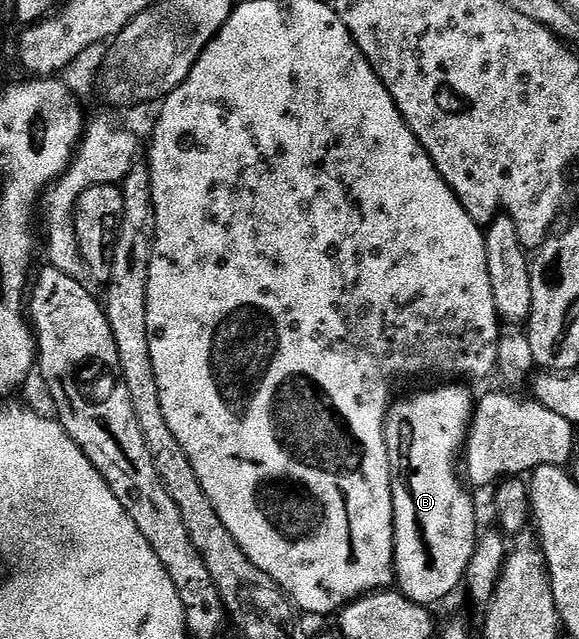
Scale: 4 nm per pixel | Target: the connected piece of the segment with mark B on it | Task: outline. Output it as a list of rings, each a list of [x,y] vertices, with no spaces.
[[[444,383],[441,389],[428,389],[425,393],[416,393],[413,397],[404,397],[393,400],[389,411],[388,420],[384,422],[384,438],[388,448],[388,462],[392,472],[392,502],[394,503],[394,581],[399,592],[409,597],[414,603],[425,607],[435,606],[435,601],[444,601],[456,588],[461,588],[467,575],[467,567],[470,565],[471,556],[474,555],[478,530],[476,531],[476,505],[472,502],[473,494],[466,488],[461,474],[458,472],[458,454],[463,450],[468,435],[468,426],[472,423],[474,412],[474,396],[468,389],[463,389],[460,383]]]

